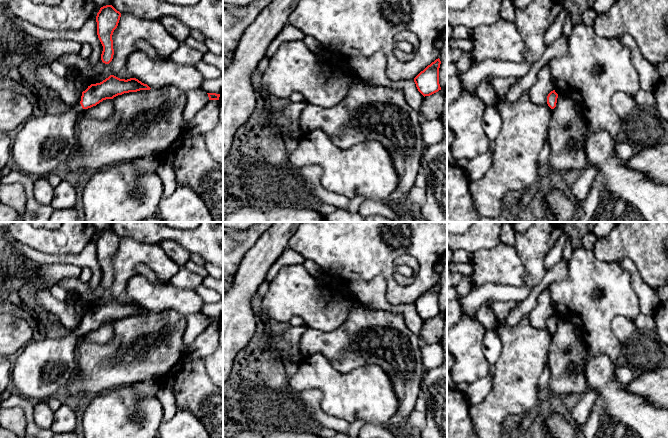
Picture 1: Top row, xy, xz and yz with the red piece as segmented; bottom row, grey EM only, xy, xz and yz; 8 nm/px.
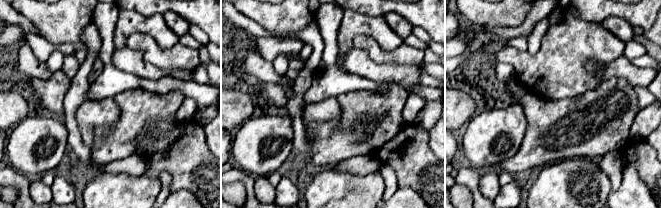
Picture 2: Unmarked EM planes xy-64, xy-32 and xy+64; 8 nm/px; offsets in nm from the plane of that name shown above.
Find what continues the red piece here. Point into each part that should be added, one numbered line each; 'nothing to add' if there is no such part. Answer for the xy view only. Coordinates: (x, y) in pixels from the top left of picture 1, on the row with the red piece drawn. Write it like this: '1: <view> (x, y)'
1: xy (45, 141)

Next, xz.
nothing to add

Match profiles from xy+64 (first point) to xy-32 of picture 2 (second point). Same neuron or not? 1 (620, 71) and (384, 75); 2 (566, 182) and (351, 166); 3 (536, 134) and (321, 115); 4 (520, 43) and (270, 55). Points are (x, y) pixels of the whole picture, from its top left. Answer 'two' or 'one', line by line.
1: one
2: two
3: two
4: one

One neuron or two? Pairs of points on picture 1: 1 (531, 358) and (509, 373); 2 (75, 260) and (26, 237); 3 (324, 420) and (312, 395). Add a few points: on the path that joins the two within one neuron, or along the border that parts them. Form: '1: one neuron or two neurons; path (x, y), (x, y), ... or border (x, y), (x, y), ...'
1: one neuron; path (526, 358), (514, 370)
2: two neurons; border (85, 245), (74, 254), (40, 252)
3: one neuron; path (319, 414), (314, 401)

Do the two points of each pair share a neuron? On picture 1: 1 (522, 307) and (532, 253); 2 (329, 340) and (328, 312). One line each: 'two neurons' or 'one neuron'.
1: two neurons
2: two neurons

